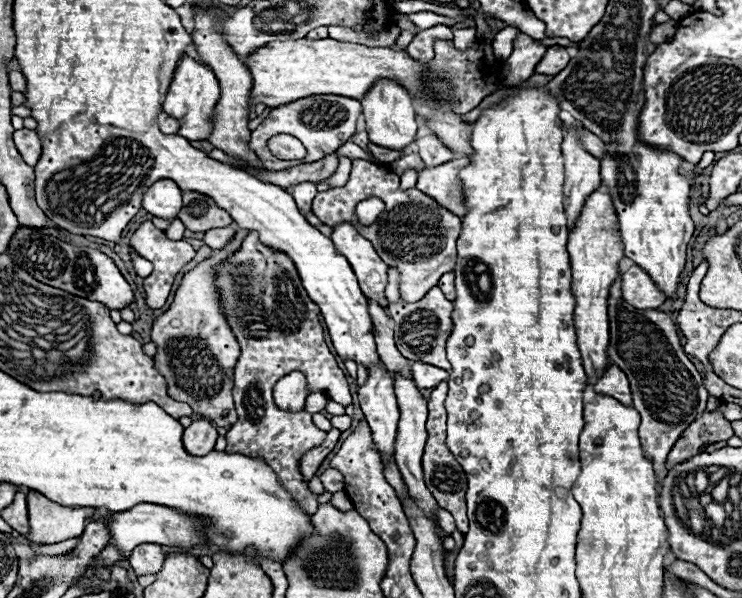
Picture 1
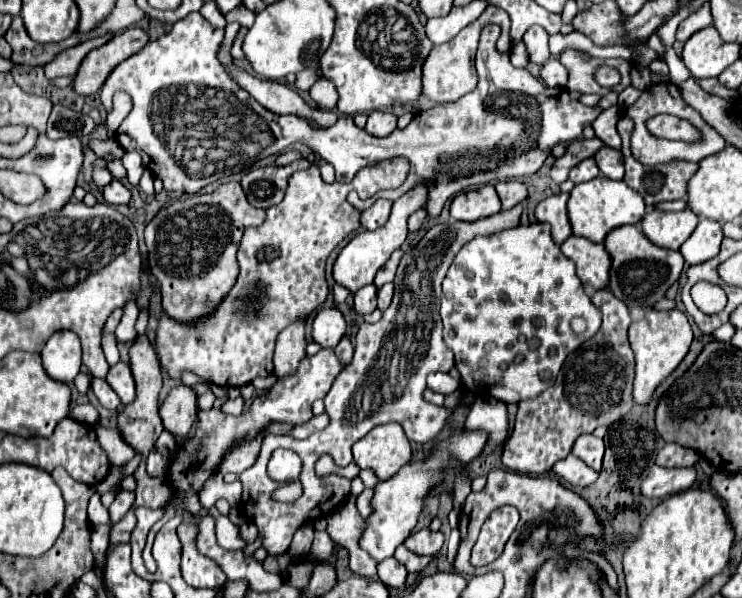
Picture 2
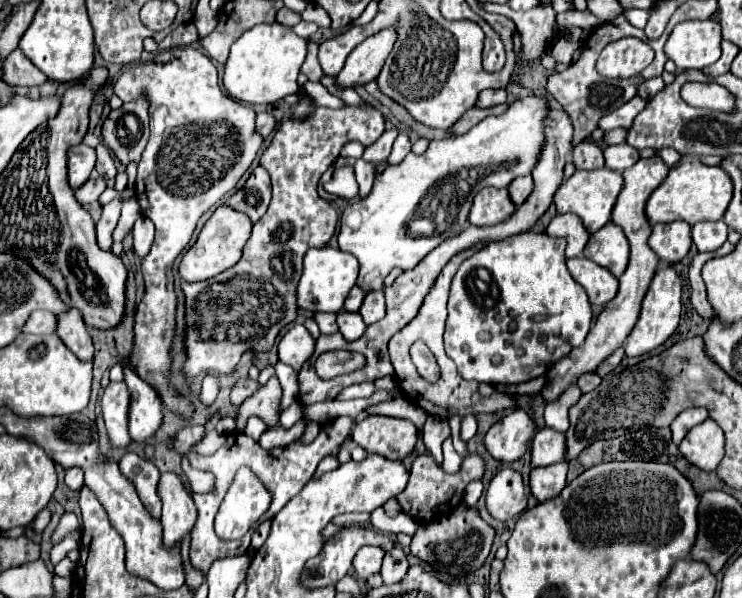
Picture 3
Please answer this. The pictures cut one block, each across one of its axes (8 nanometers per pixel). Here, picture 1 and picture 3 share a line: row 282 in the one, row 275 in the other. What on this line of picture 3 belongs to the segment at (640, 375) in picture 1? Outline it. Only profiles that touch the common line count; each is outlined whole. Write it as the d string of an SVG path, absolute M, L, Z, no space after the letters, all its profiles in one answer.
M606 224L606 228L592 234L584 248L584 256L620 278L628 262L628 240L622 228L616 224Z

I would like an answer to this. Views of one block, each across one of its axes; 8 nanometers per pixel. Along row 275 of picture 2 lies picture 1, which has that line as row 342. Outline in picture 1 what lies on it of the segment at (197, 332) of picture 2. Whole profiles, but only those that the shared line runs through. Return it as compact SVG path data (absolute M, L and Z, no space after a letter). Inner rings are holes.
M250 232L246 236L242 248L236 254L232 254L232 260L226 260L226 262L222 262L222 266L218 266L218 288L220 288L222 300L224 300L224 314L232 326L238 342L240 342L240 348L242 348L242 354L238 358L236 370L234 370L234 402L236 402L236 412L238 412L240 420L226 434L226 440L228 440L226 452L228 454L244 454L250 458L264 460L278 476L278 482L292 494L294 502L308 516L312 516L318 510L316 494L312 494L308 490L308 482L302 480L302 474L298 470L298 462L310 446L318 446L318 442L322 442L322 438L326 438L326 432L318 430L312 424L312 414L308 414L308 412L282 412L272 400L272 388L282 376L290 374L292 370L300 370L308 380L310 392L324 392L330 400L334 400L342 406L352 404L346 376L338 368L336 358L332 356L332 352L328 350L328 346L324 342L322 326L318 320L320 310L308 298L306 290L302 288L302 282L300 282L300 276L298 276L294 262L284 252L262 244L258 240L258 232ZM256 322L266 324L266 328L248 328Z

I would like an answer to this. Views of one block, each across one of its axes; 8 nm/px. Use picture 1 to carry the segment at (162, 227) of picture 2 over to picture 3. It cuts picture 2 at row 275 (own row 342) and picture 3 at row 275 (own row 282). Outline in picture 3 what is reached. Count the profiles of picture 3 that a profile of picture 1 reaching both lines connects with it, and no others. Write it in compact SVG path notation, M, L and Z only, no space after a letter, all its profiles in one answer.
M222 204L214 210L214 214L208 218L208 222L204 224L204 228L198 234L198 240L194 242L194 246L184 254L178 272L182 276L182 280L186 282L200 282L200 280L208 280L228 268L232 268L240 256L242 256L242 248L246 244L246 240L250 238L250 230L252 230L252 222L246 214Z

